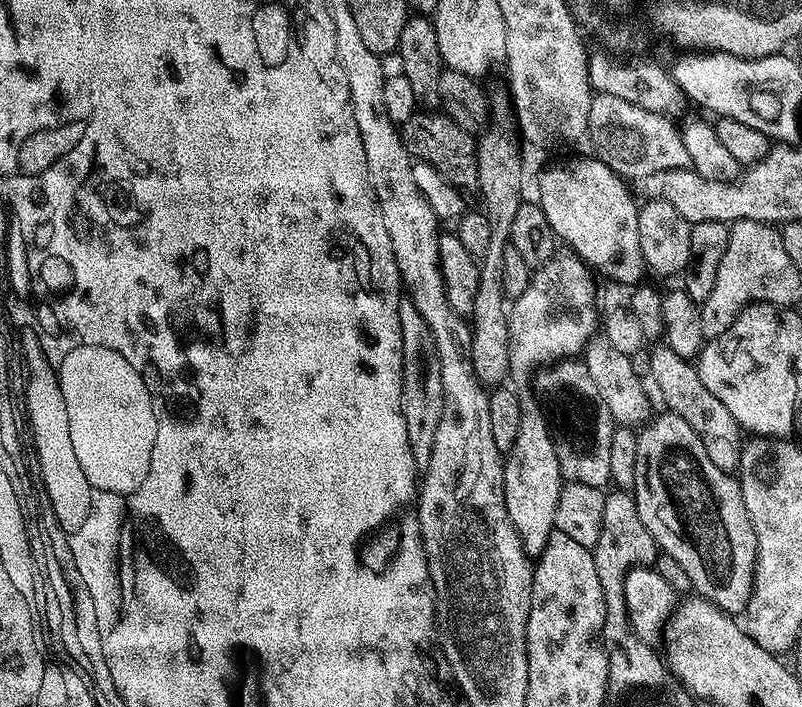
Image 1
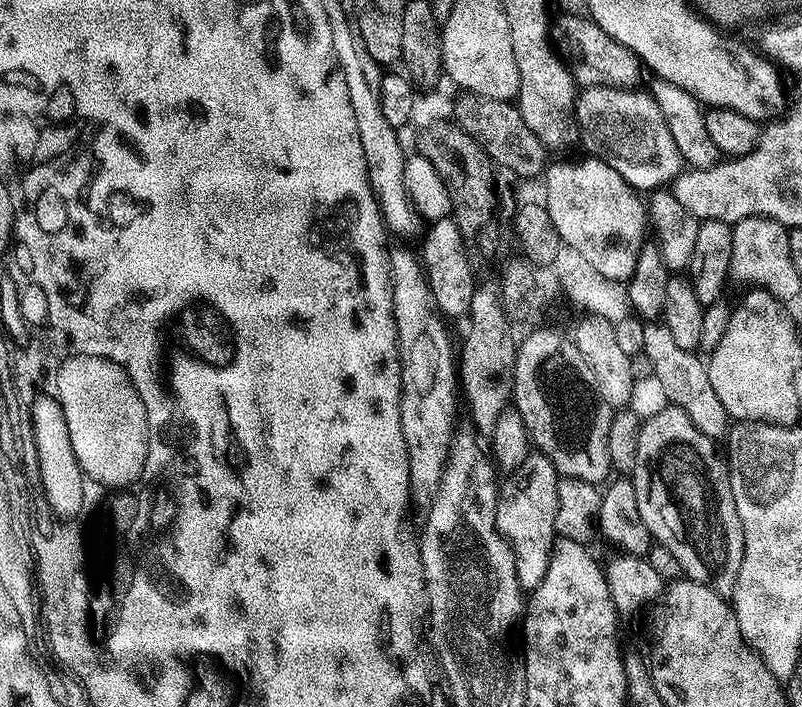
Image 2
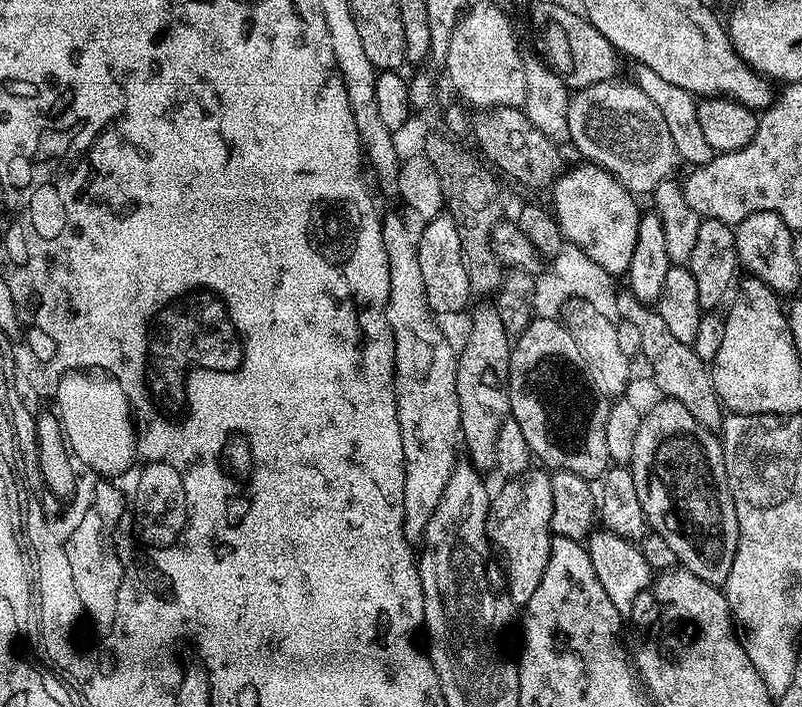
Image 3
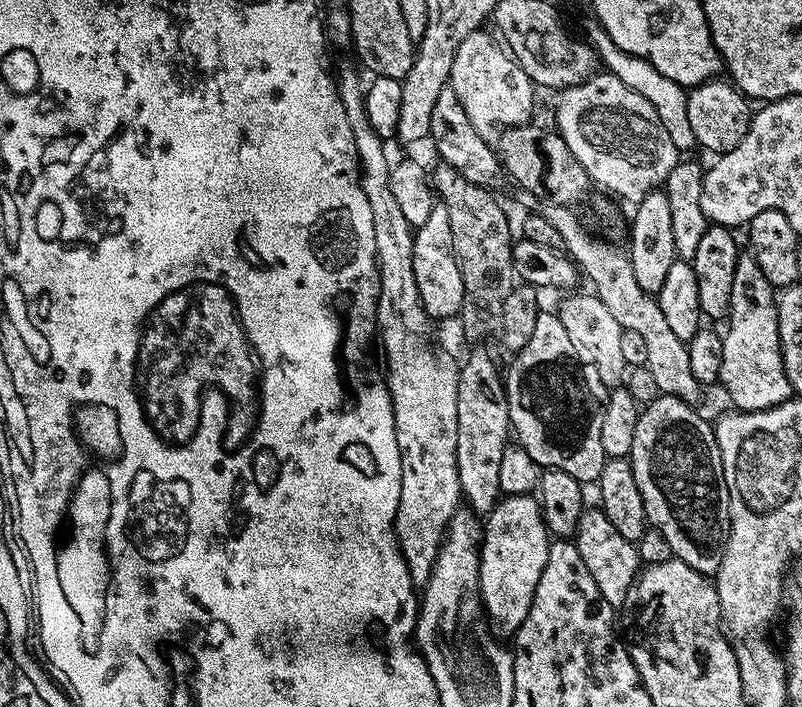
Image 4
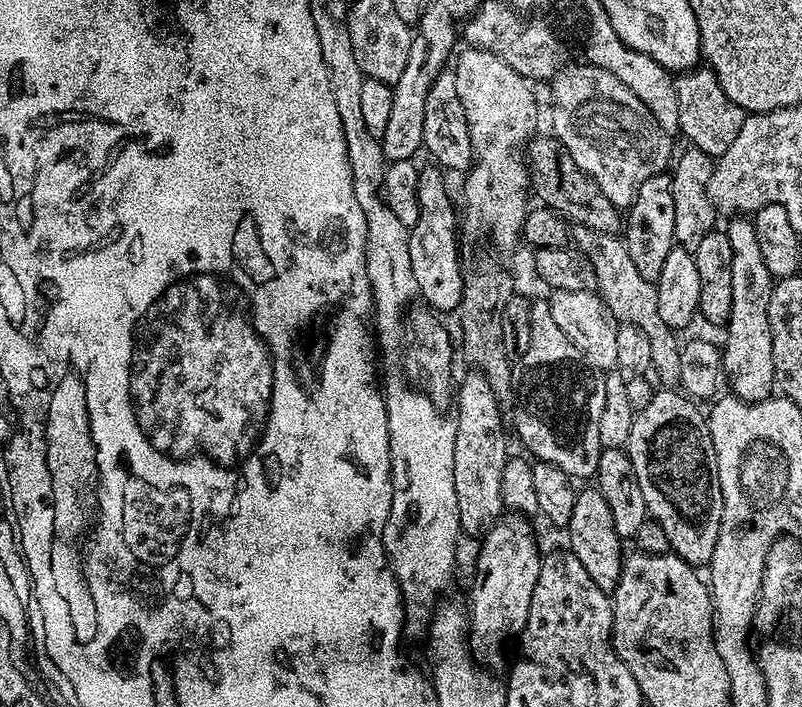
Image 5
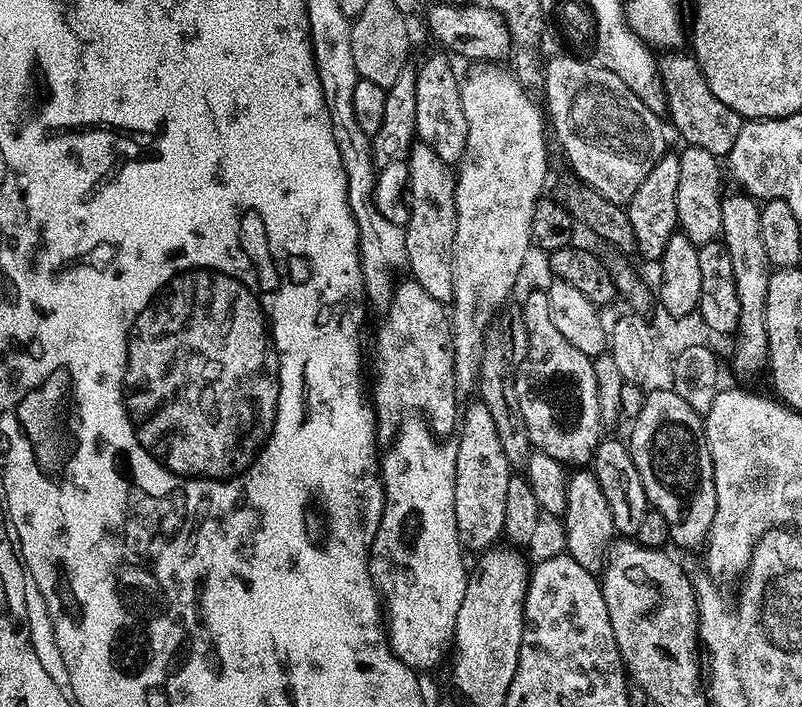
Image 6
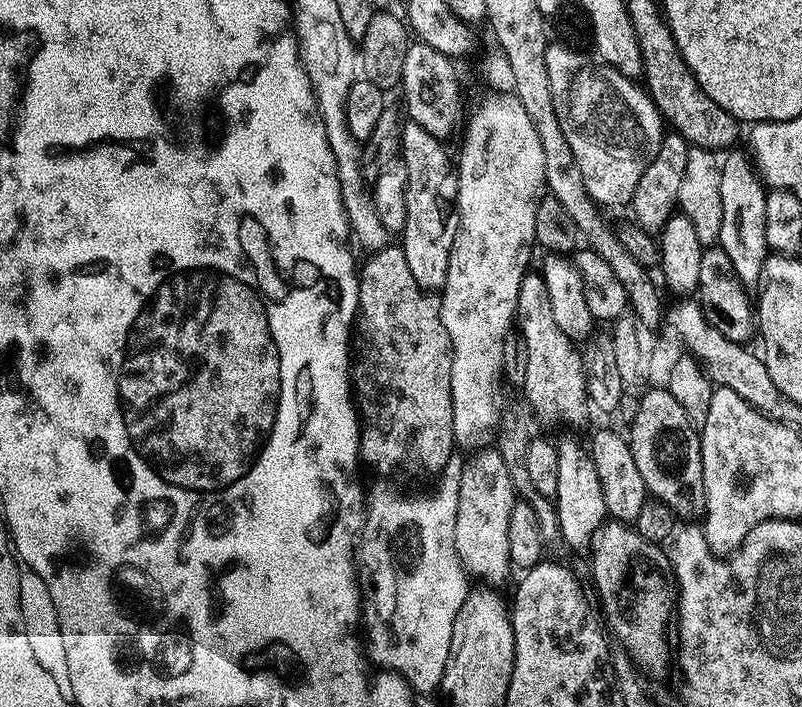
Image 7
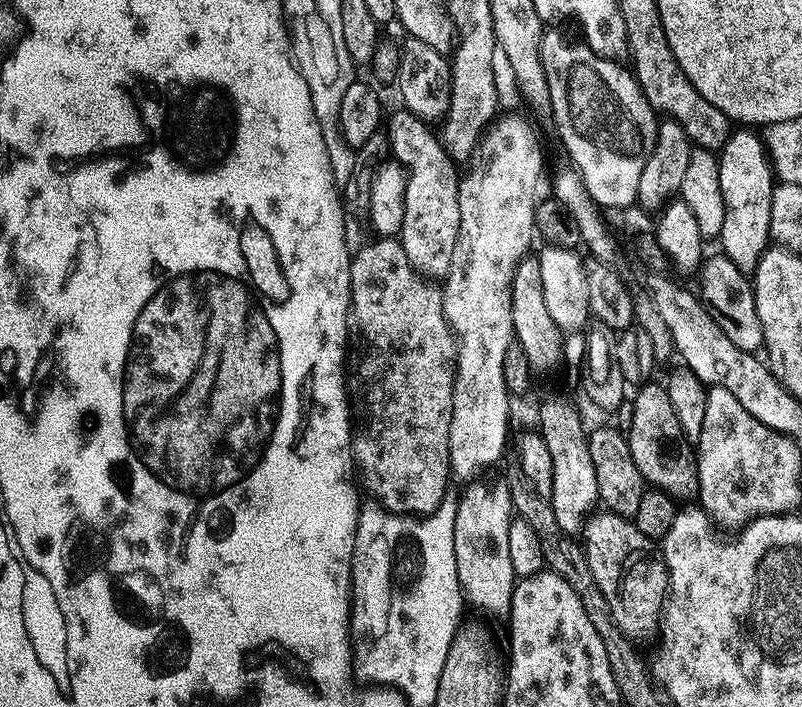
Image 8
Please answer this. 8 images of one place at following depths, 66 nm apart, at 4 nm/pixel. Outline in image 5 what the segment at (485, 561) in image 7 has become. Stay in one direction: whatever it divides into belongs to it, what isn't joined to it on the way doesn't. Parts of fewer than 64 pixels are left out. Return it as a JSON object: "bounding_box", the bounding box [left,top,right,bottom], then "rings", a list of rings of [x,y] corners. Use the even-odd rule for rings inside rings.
{"bounding_box":[454,371,510,538],"rings":[[[469,371],[464,381],[459,381],[454,392],[454,419],[456,422],[456,437],[454,438],[454,494],[458,494],[458,514],[460,515],[460,530],[465,537],[483,538],[486,533],[498,523],[505,511],[502,502],[502,470],[510,455],[508,440],[504,437],[506,418],[500,413],[498,398],[494,398],[494,390],[490,390],[490,382],[481,372]]]}

